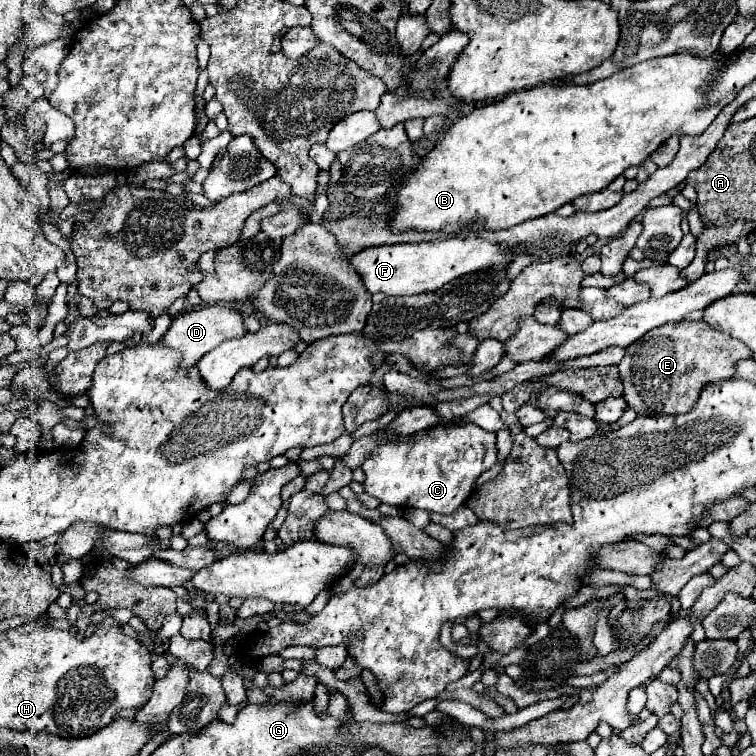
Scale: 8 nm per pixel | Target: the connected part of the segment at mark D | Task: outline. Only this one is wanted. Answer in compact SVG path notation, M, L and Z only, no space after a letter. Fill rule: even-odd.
M205 306L177 316L169 326L169 330L165 332L165 336L161 338L161 344L181 352L183 354L181 366L185 368L185 366L195 366L203 354L217 348L221 342L239 338L239 336L243 336L243 316L239 312L231 308L221 308L221 306Z

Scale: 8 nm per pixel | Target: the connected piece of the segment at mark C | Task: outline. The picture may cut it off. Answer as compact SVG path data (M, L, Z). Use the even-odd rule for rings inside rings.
M465 422L465 424L437 424L437 428L429 428L415 436L415 444L411 446L409 438L399 442L387 442L369 454L369 458L363 462L365 472L365 492L369 496L379 498L385 504L401 506L401 508L421 508L427 512L439 512L439 514L451 514L459 506L465 504L467 496L473 490L475 480L489 470L497 462L497 444L495 434L479 428L477 424Z

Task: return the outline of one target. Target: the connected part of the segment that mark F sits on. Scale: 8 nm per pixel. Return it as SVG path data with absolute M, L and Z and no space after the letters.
M449 238L449 240L433 240L421 244L385 244L373 246L357 252L349 258L357 274L363 278L367 292L383 292L387 296L413 296L405 292L433 292L443 284L489 266L501 266L505 262L505 254L497 244L481 238Z

